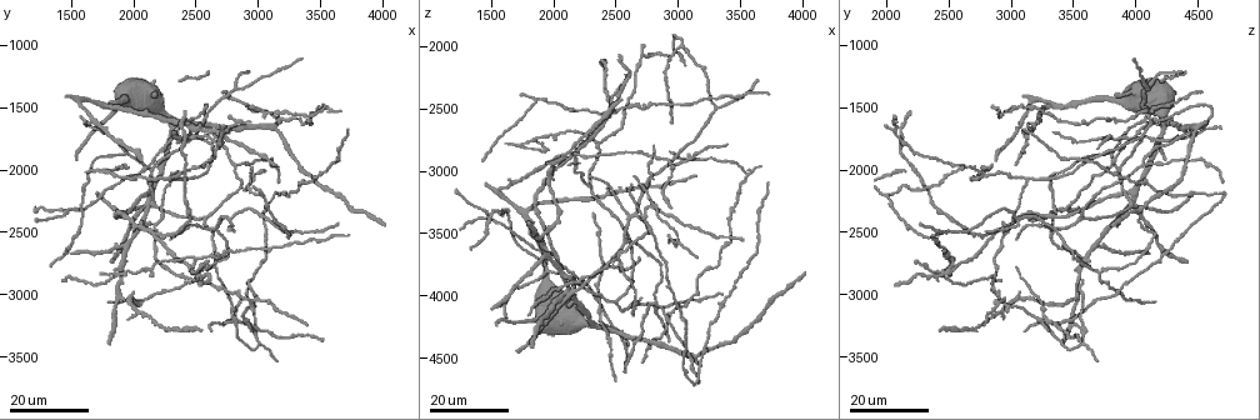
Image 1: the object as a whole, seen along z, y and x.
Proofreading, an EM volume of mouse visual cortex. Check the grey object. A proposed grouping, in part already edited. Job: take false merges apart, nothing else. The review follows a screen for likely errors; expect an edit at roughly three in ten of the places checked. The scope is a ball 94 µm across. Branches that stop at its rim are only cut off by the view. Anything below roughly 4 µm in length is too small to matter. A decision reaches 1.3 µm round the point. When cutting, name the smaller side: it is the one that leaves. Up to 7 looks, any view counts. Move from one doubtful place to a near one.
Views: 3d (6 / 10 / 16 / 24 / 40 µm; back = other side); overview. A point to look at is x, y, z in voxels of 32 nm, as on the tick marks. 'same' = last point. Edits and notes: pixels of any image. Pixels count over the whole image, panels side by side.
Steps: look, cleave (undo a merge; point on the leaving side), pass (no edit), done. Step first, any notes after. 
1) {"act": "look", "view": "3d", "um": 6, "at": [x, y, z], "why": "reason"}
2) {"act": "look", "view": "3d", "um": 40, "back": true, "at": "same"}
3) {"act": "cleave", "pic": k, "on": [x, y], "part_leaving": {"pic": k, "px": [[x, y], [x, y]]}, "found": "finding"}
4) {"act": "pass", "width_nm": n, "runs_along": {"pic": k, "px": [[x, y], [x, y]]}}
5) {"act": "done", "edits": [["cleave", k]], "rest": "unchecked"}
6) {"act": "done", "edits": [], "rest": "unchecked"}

{"act": "look", "view": "3d", "um": 24, "at": [2020, 2060, 2720], "why": "three-way junction"}

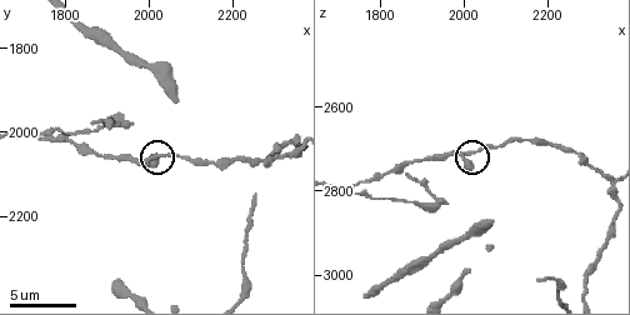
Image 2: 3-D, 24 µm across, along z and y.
{"act": "look", "view": "3d", "um": 10, "at": [2005, 2060, 2715]}

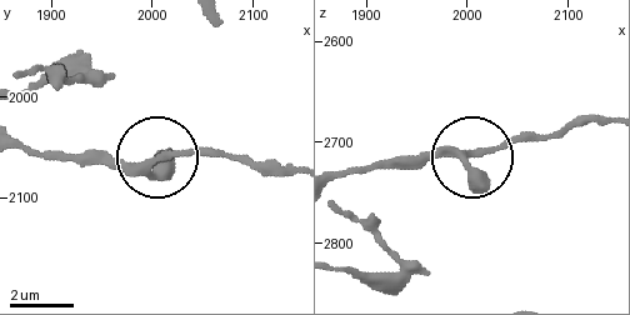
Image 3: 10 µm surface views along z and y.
{"act": "pass", "runs_along": {"pic": 3, "px": [[608, 121], [576, 121], [463, 154], [376, 163]]}, "found": "one neuron here"}

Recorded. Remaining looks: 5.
{"act": "look", "view": "3d", "um": 16, "at": [2760, 2400, 3060], "why": "four arms meet"}

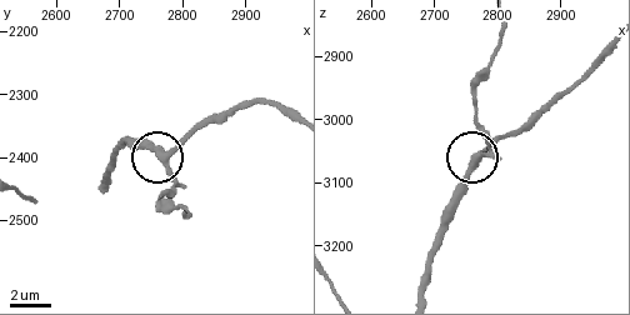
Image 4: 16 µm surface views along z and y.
{"act": "look", "view": "3d", "um": 10, "at": [2770, 2410, 3055]}

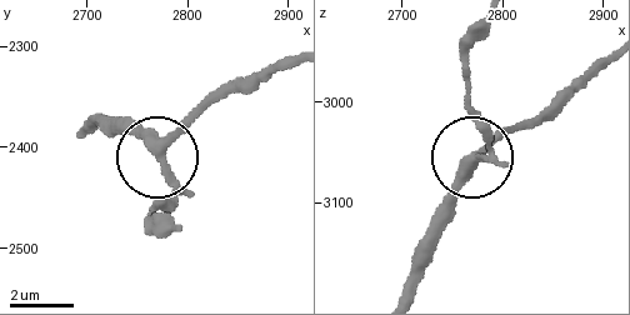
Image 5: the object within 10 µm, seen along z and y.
{"act": "pass", "arms": 4, "runs_along": {"pic": 5, "px": [[415, 288], [420, 239], [458, 174], [488, 150], [490, 120]]}, "found": "one neuron here"}

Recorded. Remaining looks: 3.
{"act": "look", "view": "3d", "um": 16, "at": [2660, 2460, 3360], "why": "arms part here"}

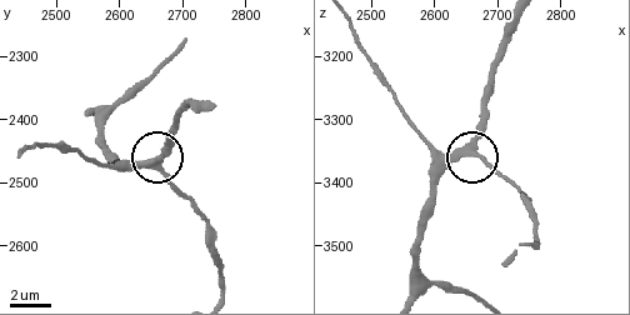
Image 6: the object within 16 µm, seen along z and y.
{"act": "look", "view": "3d", "um": 6, "at": [2665, 2475, 3355]}

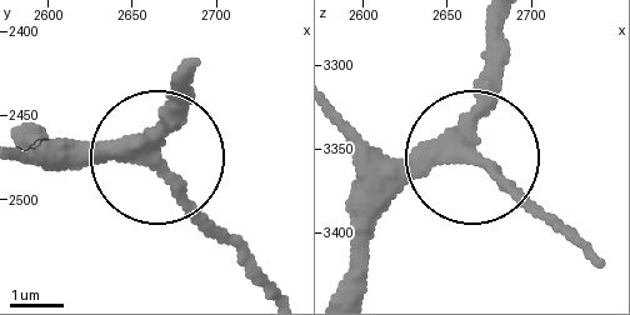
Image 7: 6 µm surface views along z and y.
{"act": "pass", "arms": 3, "runs_along": {"pic": 7, "px": [[351, 286], [383, 205], [473, 156], [553, 228]]}, "found": "one neuron here"}

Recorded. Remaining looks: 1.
{"act": "done", "edits": [], "rest": "unchecked"}

